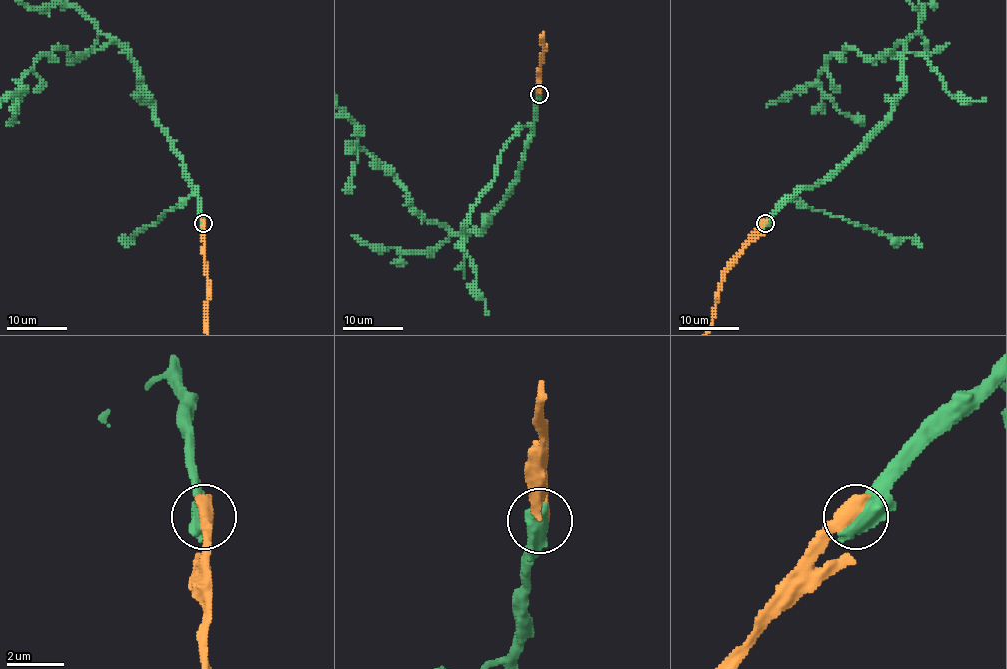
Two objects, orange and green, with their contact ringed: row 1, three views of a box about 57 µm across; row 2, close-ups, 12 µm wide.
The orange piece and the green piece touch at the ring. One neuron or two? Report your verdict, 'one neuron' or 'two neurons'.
two neurons

